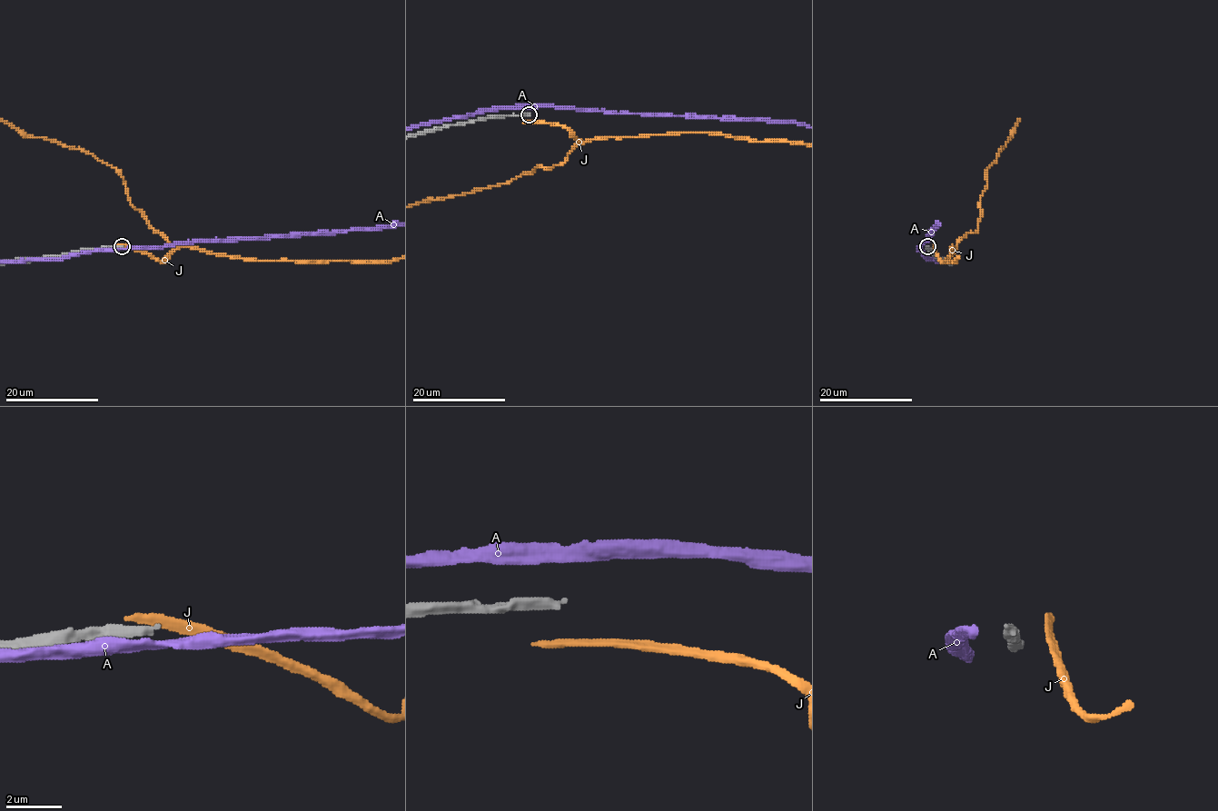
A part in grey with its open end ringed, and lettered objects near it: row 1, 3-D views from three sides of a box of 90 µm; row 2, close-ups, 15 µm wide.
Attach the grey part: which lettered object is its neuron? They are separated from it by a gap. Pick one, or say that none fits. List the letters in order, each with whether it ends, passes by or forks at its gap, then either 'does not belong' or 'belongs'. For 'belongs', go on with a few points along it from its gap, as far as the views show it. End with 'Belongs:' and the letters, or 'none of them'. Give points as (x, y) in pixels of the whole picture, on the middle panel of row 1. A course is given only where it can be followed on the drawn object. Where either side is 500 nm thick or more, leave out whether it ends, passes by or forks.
A: it passes by; does not belong
J: it ends there; does not belong
Belongs: none of them

